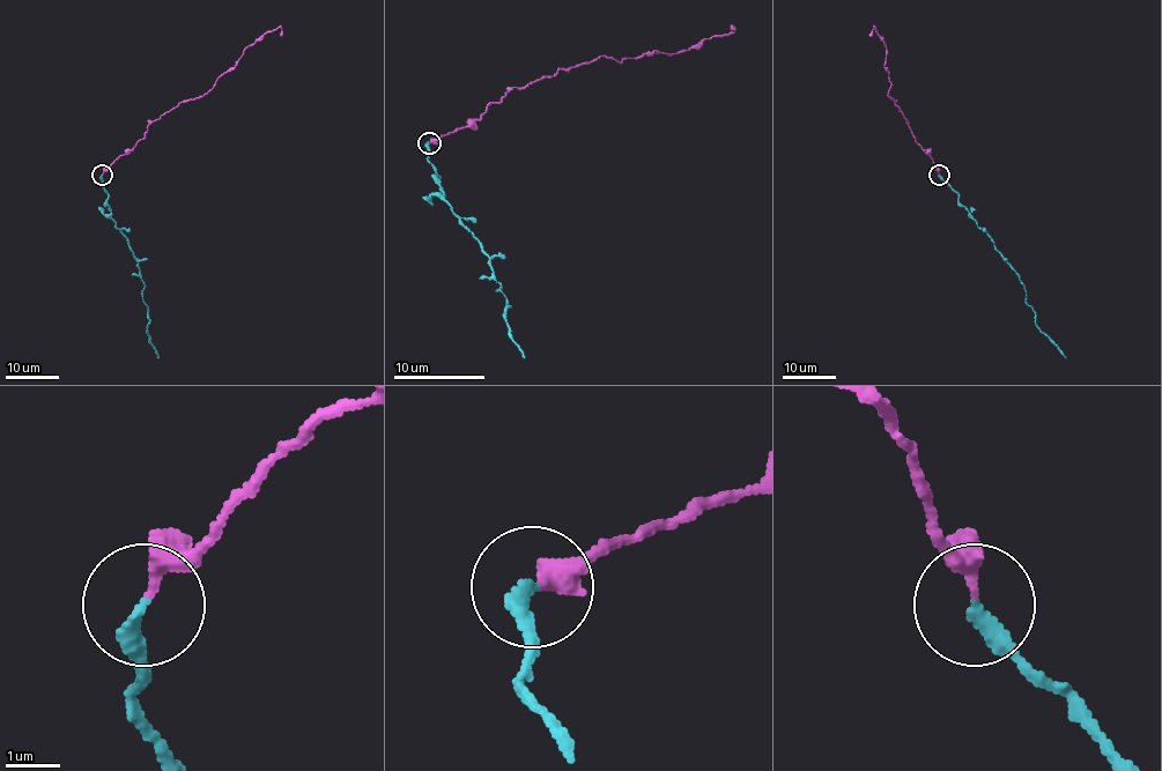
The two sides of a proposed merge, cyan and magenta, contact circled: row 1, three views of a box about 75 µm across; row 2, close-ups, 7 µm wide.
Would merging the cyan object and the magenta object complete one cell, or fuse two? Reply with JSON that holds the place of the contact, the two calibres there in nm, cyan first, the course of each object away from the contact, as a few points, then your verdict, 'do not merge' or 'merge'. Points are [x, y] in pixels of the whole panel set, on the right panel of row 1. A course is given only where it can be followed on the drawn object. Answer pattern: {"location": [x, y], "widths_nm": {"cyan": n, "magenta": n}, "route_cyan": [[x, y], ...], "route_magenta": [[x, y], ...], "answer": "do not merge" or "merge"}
{"location": [939, 175], "widths_nm": {"cyan": 320, "magenta": 280}, "route_cyan": [[939, 173], [1016, 273], [1036, 326], [1066, 358]], "route_magenta": [[939, 173], [887, 94], [890, 82], [885, 66], [885, 42], [873, 28], [870, 35]], "answer": "do not merge"}

